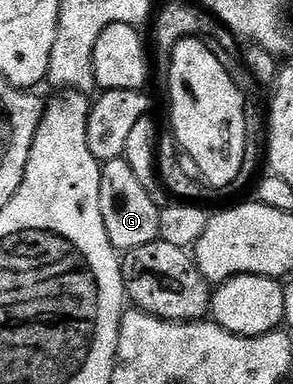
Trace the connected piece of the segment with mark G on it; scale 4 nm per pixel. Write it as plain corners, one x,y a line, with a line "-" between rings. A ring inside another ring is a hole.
124,157
116,158
102,165
99,200
107,236
118,252
143,248
143,244
158,241
159,216
161,215
159,203
150,196
147,188
143,188
143,184
139,184
135,172
131,172
131,164
127,164

